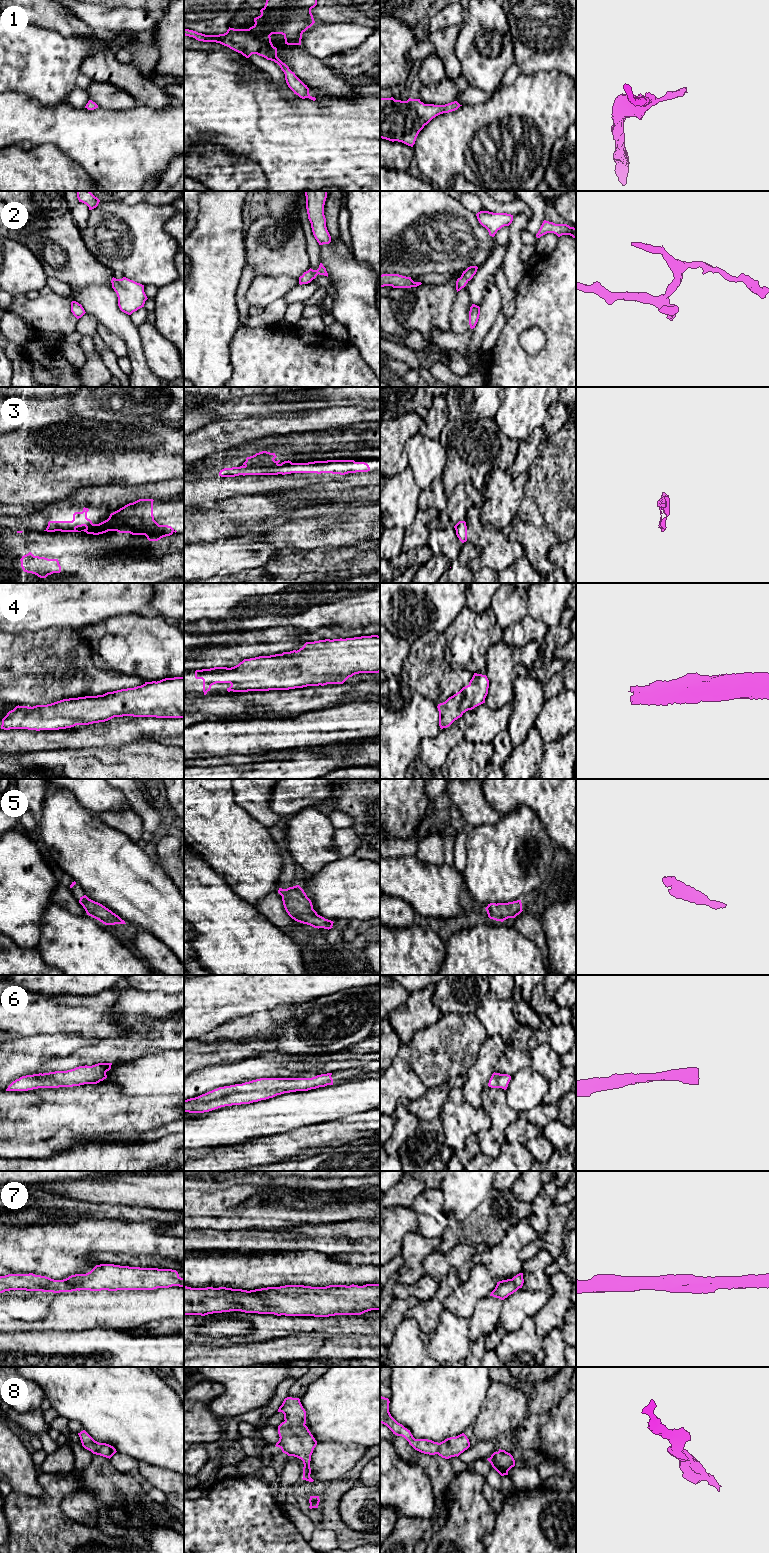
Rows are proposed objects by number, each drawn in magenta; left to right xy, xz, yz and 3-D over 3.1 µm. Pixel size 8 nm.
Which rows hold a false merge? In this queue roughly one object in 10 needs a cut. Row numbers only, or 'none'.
3

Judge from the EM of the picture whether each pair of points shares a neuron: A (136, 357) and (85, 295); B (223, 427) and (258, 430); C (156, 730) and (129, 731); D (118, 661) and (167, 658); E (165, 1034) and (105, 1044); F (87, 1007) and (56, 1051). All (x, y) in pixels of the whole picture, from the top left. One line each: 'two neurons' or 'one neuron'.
A: one neuron
B: one neuron
C: one neuron
D: one neuron
E: one neuron
F: two neurons

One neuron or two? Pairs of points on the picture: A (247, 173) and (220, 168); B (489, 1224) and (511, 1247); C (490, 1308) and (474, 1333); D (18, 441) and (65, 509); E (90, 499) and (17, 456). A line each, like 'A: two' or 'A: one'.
A: one
B: two
C: one
D: two
E: two

